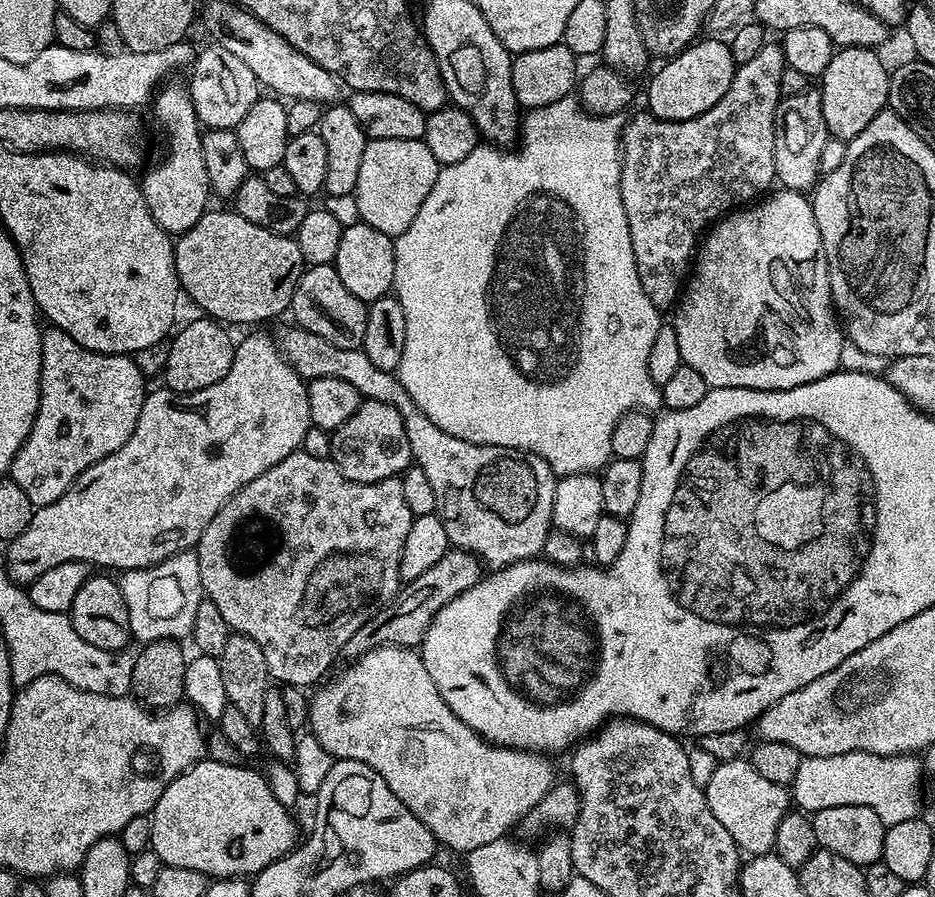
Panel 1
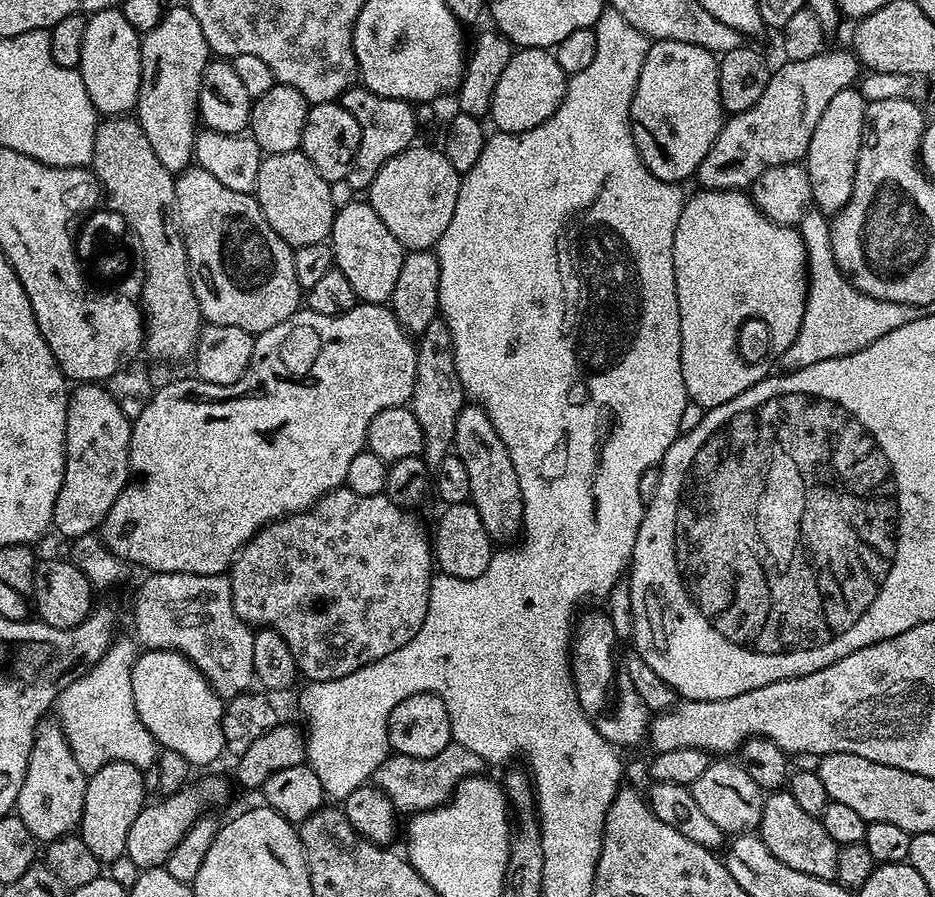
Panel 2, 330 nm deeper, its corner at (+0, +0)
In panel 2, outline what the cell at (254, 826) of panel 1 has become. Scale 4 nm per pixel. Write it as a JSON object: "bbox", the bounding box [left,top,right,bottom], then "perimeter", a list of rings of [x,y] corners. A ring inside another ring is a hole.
{"bbox":[126,776,228,869],"perimeter":[[[204,776],[200,781],[189,783],[174,794],[157,799],[157,804],[145,803],[144,808],[134,818],[134,826],[130,826],[130,838],[126,838],[126,854],[140,869],[159,868],[168,859],[168,855],[178,846],[178,842],[190,830],[190,826],[206,809],[212,810],[228,796],[228,784],[220,776]]]}

